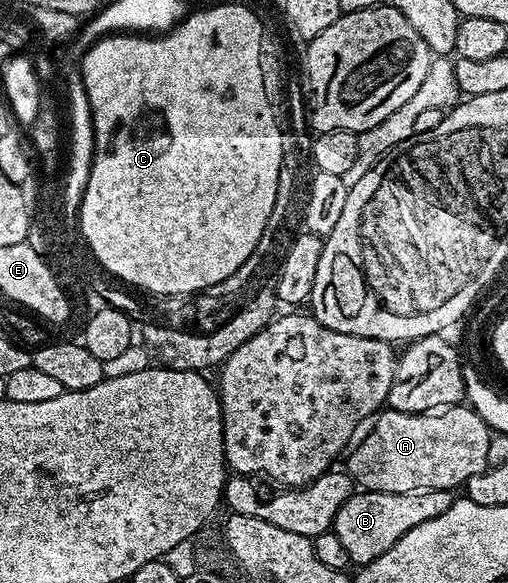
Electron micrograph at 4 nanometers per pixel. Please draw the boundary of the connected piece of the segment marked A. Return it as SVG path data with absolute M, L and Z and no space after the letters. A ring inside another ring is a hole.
M466 404L452 405L434 413L402 413L387 407L374 418L373 424L375 426L364 435L363 442L359 446L356 444L345 457L346 472L351 474L356 486L364 490L373 493L400 493L418 489L455 491L458 485L459 488L466 486L473 475L489 468L487 456L491 453L492 430L481 419L481 415Z

